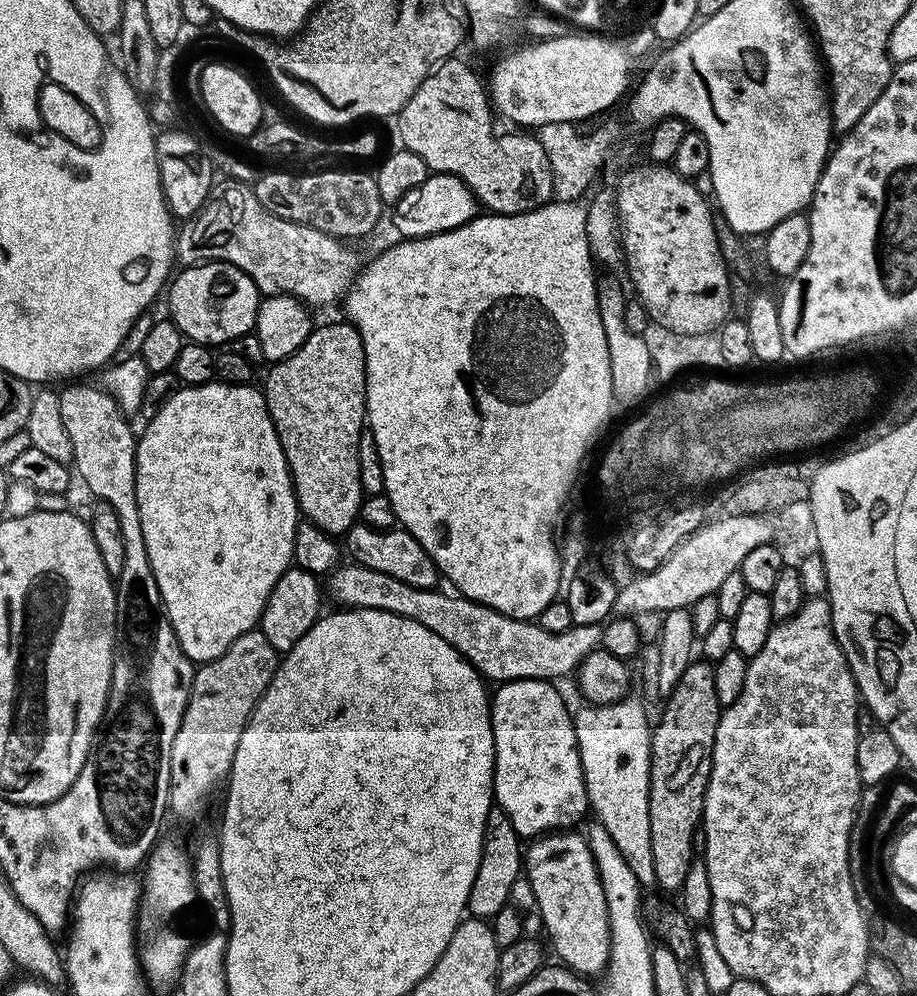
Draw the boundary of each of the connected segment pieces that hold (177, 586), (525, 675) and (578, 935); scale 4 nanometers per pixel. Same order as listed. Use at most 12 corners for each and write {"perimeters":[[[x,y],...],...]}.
{"perimeters":[[[184,386],[136,441],[150,570],[193,665],[293,563],[259,387]],[[355,562],[326,576],[348,610],[438,634],[488,682],[575,673],[604,629],[562,634]],[[579,831],[533,839],[526,880],[565,968],[592,978],[610,942]]]}

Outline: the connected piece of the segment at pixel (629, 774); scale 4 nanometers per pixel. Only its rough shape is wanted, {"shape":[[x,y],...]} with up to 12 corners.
{"shape":[[640,700],[584,706],[576,737],[591,811],[653,879],[652,730]]}

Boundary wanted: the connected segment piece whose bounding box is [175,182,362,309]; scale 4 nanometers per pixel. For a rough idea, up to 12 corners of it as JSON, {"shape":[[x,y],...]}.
{"shape":[[239,182],[176,234],[180,266],[225,260],[264,294],[341,299],[362,259]]}

